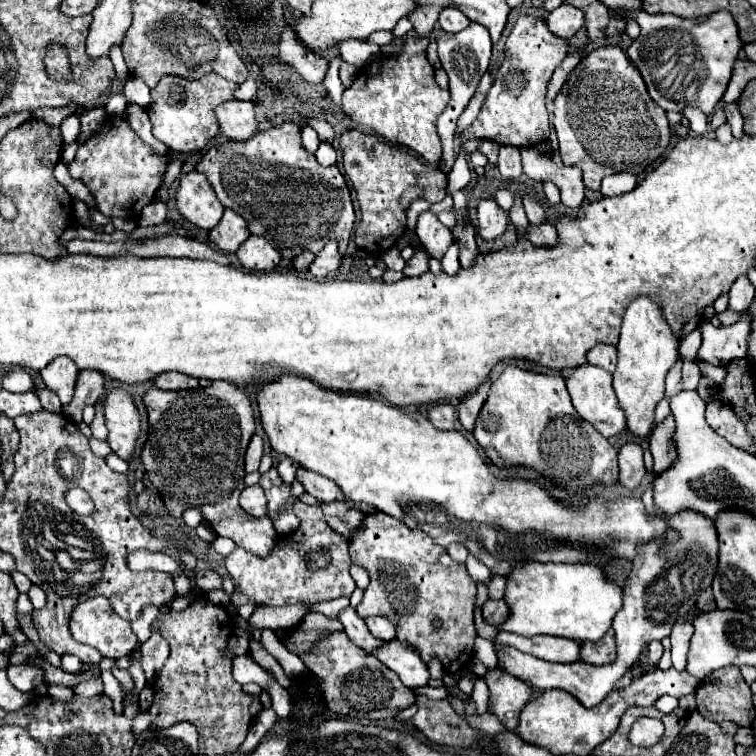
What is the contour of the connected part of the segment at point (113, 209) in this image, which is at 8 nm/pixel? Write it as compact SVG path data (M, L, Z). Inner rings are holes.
M107 115L101 131L97 131L89 143L77 149L75 159L67 167L73 179L79 179L87 185L95 199L95 207L103 215L137 219L141 209L159 189L161 173L167 169L167 159L153 153L153 149L137 137L137 133L121 115Z

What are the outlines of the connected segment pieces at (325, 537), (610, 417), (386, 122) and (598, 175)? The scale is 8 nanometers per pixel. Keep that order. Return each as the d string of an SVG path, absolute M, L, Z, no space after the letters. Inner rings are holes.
M297 499L293 503L293 513L299 517L299 527L293 533L289 533L287 537L279 537L267 557L257 557L253 553L247 553L241 549L235 549L229 557L225 557L225 567L227 567L229 575L235 579L237 589L243 591L249 597L249 601L253 601L257 605L273 605L273 607L297 605L297 603L311 605L311 603L317 603L323 599L337 599L343 595L349 597L355 589L355 581L351 579L351 575L347 571L351 567L347 539L329 529L319 507L305 505Z
M589 363L575 367L571 371L571 375L567 377L567 389L569 389L569 395L573 399L575 411L581 415L581 419L593 423L593 427L603 437L613 437L625 429L625 417L623 417L623 411L617 403L615 391L611 387L611 379L613 379L611 373L607 373L605 369L597 369L595 365L589 365Z
M411 29L405 37L403 49L397 55L381 55L375 61L381 65L369 65L359 73L355 83L345 89L341 109L355 123L373 129L389 143L405 145L417 151L425 161L441 161L441 141L437 139L435 121L447 107L449 91L441 89L433 79L433 67L427 61L429 37L419 37Z
M607 45L593 49L587 53L581 63L569 73L565 85L561 87L559 95L555 97L555 117L553 125L557 129L559 137L559 153L563 159L563 165L573 165L583 171L583 183L589 189L599 189L601 179L613 173L629 171L629 173L641 173L647 165L657 161L661 153L669 145L669 121L665 117L665 111L653 103L653 99L647 93L647 87L643 83L641 73L633 63L627 59L627 53L619 49L617 45Z

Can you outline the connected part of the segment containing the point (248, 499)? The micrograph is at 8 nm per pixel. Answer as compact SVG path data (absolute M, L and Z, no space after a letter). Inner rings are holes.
M261 485L245 487L239 499L239 505L253 517L263 517L267 513L267 499L265 493L261 491Z

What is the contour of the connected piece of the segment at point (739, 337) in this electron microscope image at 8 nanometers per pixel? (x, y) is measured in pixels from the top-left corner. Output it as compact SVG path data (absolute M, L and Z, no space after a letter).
M743 317L729 327L713 327L707 319L699 325L703 331L703 345L699 347L695 361L711 365L727 365L731 359L739 359L747 351L747 339L751 319Z

